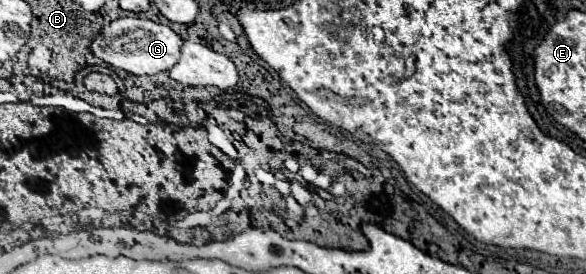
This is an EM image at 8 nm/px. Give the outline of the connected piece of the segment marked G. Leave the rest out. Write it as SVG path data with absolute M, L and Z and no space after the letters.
M126 16L110 22L90 44L90 50L94 56L102 58L104 62L122 68L134 76L144 76L144 74L156 74L162 70L172 70L172 66L180 58L180 46L184 40L170 28L158 22L152 22L148 18L140 16Z

